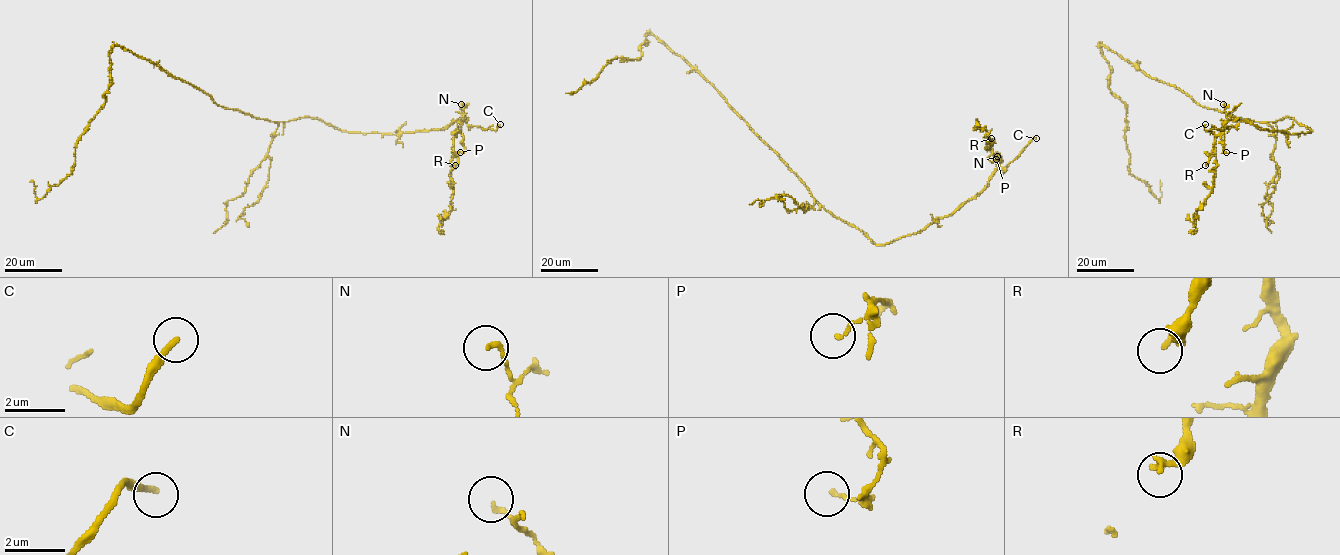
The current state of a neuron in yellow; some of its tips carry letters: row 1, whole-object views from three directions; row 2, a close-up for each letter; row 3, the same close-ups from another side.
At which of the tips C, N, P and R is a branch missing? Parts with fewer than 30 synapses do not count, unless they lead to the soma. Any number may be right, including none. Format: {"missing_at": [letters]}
{"missing_at": ["C"]}

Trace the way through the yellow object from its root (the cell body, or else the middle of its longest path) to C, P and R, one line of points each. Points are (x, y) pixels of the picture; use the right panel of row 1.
C: (1227, 114), (1260, 122), (1289, 117), (1311, 131), (1260, 130), (1237, 119), (1221, 129), (1206, 130), (1205, 124)
P: (1227, 114), (1260, 122), (1289, 117), (1311, 131), (1287, 134), (1230, 119), (1224, 128), (1226, 152)
R: (1227, 114), (1260, 122), (1289, 117), (1311, 131), (1287, 134), (1230, 119), (1216, 138), (1205, 165)

